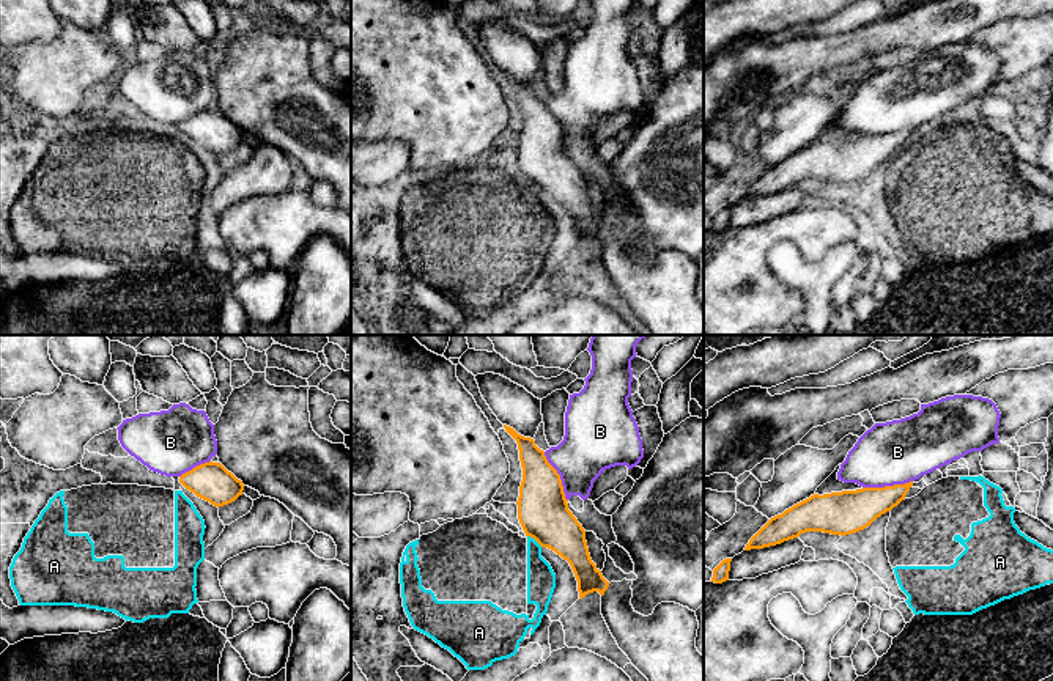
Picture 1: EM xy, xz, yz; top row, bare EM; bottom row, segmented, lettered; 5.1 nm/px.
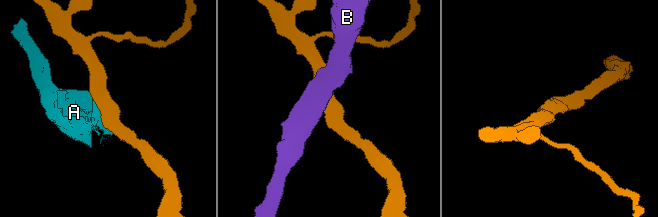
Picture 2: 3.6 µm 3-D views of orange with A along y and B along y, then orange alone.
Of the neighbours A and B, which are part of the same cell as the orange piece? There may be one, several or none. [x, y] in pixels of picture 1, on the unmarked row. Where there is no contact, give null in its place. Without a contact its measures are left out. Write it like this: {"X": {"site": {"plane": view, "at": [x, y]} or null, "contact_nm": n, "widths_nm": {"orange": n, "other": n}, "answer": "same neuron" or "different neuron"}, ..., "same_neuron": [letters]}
{"A": {"site": {"plane": "xz", "at": [535, 187]}, "contact_nm": 100, "widths_nm": {"orange": 260, "other": 140}, "answer": "different neuron"}, "B": {"site": {"plane": "yz", "at": [886, 134]}, "contact_nm": 260, "widths_nm": {"orange": 220, "other": 320}, "answer": "different neuron"}, "same_neuron": []}

